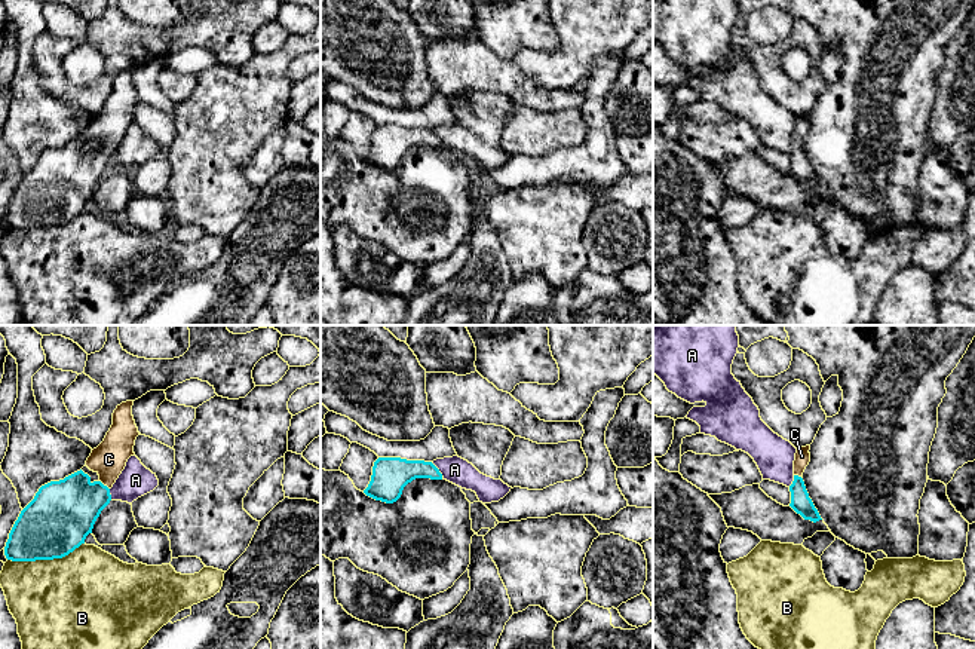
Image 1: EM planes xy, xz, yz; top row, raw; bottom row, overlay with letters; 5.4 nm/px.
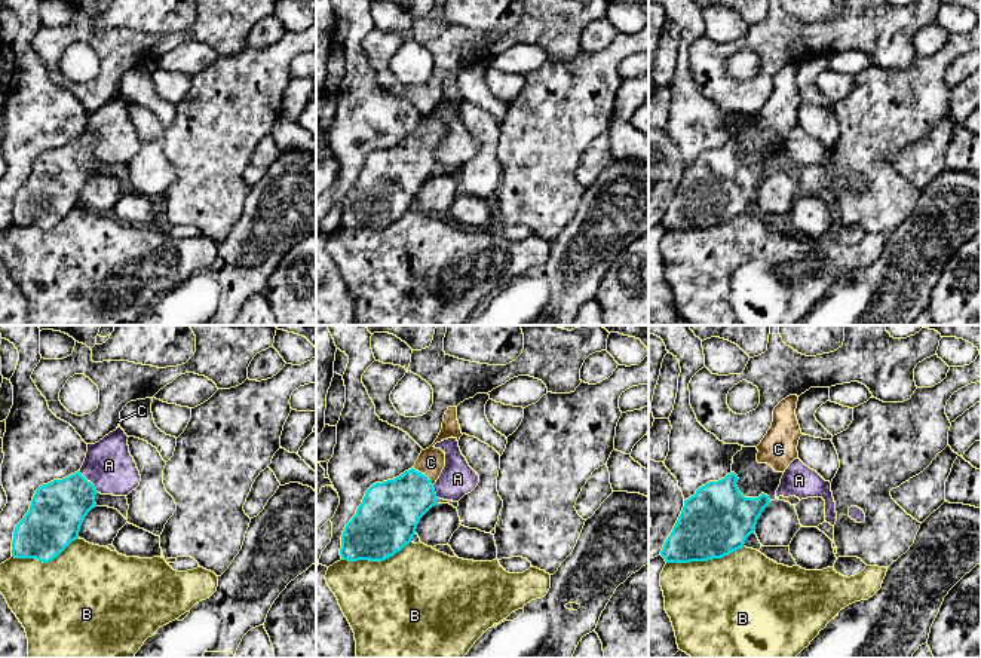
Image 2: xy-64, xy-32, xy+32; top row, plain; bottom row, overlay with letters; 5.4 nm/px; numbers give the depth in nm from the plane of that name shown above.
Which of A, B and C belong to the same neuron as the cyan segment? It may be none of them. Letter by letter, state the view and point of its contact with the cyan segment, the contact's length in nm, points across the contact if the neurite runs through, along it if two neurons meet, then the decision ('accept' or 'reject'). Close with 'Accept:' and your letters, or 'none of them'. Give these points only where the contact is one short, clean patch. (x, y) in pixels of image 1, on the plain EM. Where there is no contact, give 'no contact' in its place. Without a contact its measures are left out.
A: meets cyan in xz at (438, 137); contact 100 nm long; border along xz (431, 129), (442, 143); reject
B: meets cyan in xy at (45, 226); contact 420 nm long; reject
C: meets cyan in xy at (103, 152); contact 80 nm long; runs through xy (66, 178), (103, 152), (109, 141), (109, 126); accept
Accept: C

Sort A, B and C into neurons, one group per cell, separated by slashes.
A / B / C

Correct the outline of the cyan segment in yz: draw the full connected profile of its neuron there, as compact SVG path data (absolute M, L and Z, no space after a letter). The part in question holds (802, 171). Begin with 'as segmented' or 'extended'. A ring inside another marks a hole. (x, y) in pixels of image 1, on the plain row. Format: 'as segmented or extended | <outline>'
extended | M810 113L801 114L795 120L794 128L794 149L789 153L791 171L789 174L800 181L804 187L813 190L822 187L818 177L815 175L803 149L803 140L810 129Z

